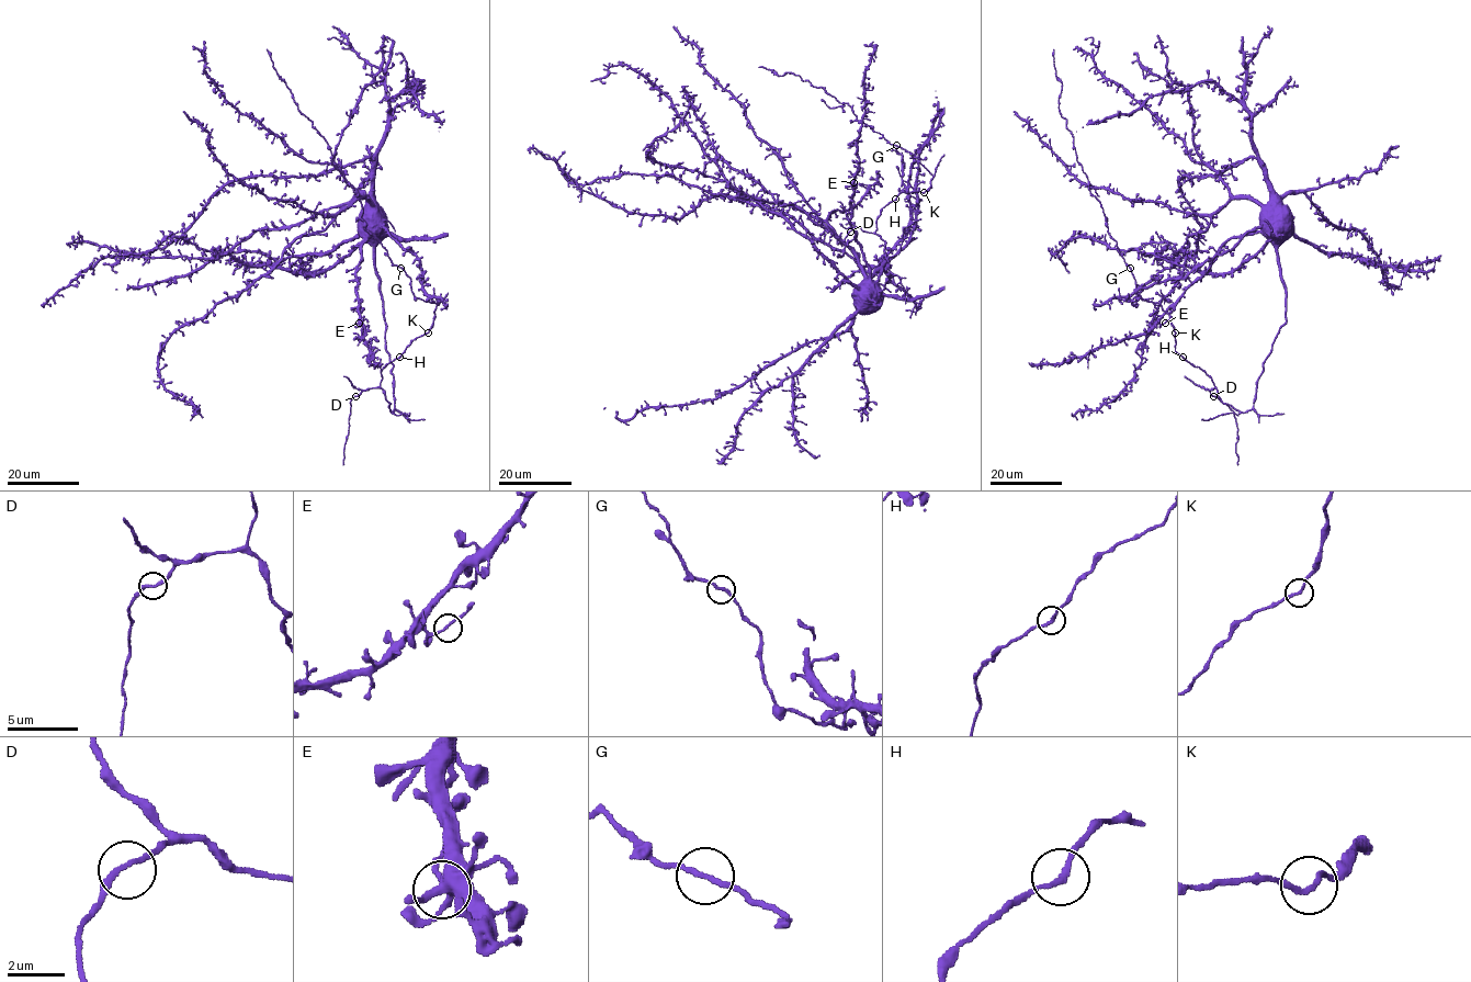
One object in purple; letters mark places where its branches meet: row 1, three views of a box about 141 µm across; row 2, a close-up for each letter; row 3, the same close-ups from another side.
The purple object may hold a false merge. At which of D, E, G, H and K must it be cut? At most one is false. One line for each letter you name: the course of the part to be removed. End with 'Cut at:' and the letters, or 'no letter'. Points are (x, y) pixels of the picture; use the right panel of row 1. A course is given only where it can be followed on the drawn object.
Cut at: no letter

